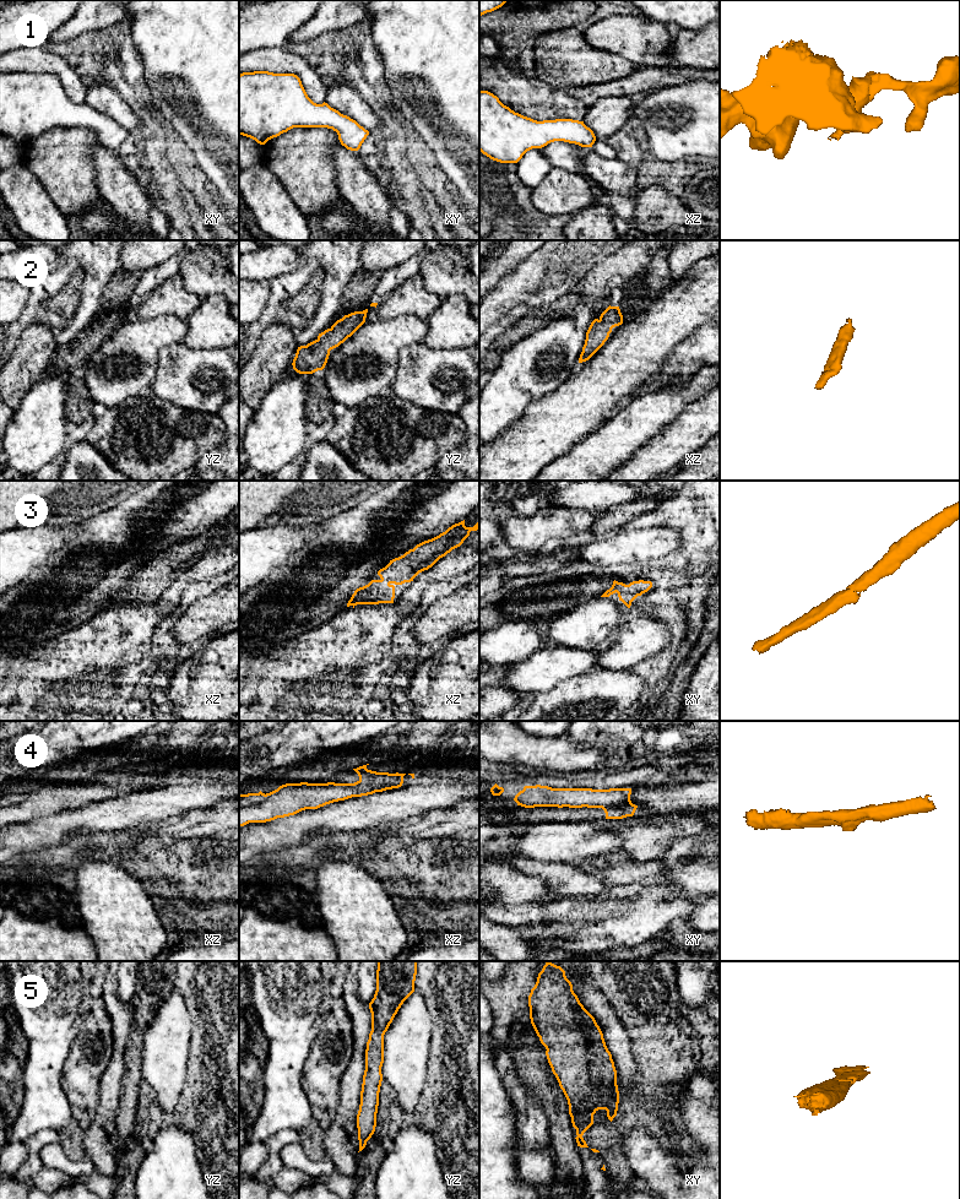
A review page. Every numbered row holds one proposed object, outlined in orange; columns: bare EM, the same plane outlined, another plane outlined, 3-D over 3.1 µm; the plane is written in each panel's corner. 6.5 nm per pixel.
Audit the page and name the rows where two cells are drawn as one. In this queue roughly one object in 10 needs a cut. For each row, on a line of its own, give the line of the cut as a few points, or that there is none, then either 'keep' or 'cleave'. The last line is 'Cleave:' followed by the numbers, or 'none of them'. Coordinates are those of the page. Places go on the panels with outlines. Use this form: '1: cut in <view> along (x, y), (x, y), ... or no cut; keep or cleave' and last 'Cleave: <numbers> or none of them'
1: no cut; keep
2: no cut; keep
3: no cut; keep
4: no cut; keep
5: no cut; keep
Cleave: none of them

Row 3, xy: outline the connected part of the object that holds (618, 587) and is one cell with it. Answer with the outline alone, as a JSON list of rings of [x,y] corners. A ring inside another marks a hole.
[[[613,581],[613,585],[607,590],[601,597],[609,597],[613,593],[618,593],[619,601],[622,601],[628,608],[630,608],[631,602],[642,593],[647,592],[652,587],[651,581],[633,581],[629,585],[623,582]]]

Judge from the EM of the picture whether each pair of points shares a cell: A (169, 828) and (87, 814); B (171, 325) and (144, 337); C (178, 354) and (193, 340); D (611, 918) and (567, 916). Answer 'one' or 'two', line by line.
A: two
B: one
C: two
D: one

